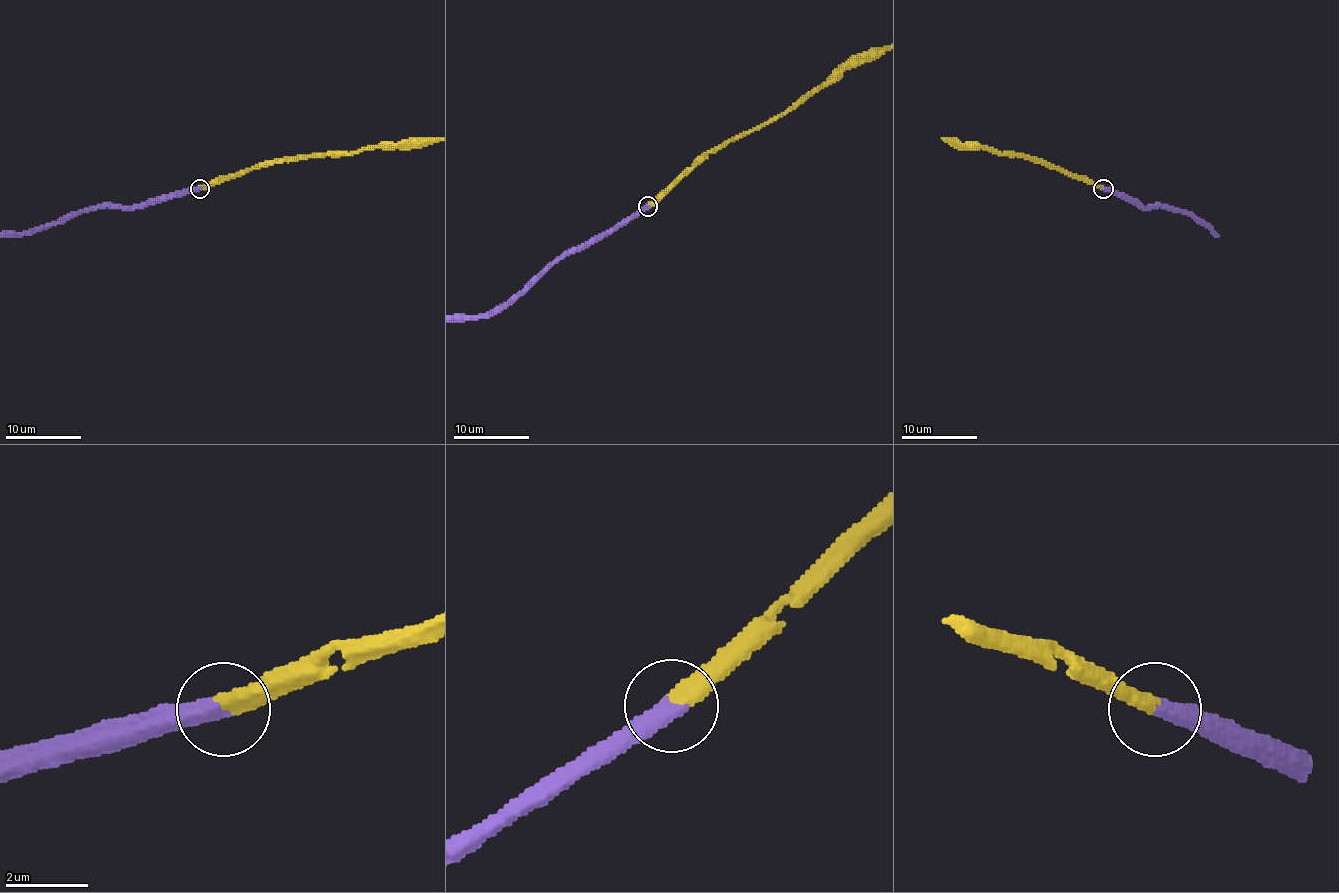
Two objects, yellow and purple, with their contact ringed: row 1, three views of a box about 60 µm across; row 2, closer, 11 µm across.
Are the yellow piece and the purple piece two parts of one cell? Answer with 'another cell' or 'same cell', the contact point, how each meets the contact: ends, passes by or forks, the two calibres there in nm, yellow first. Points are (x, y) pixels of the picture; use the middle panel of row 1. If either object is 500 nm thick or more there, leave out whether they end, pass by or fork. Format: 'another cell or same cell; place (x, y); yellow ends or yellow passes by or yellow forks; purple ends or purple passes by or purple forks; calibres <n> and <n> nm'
same cell; place (648, 206); yellow ends; purple ends; calibres 440 and 480 nm

